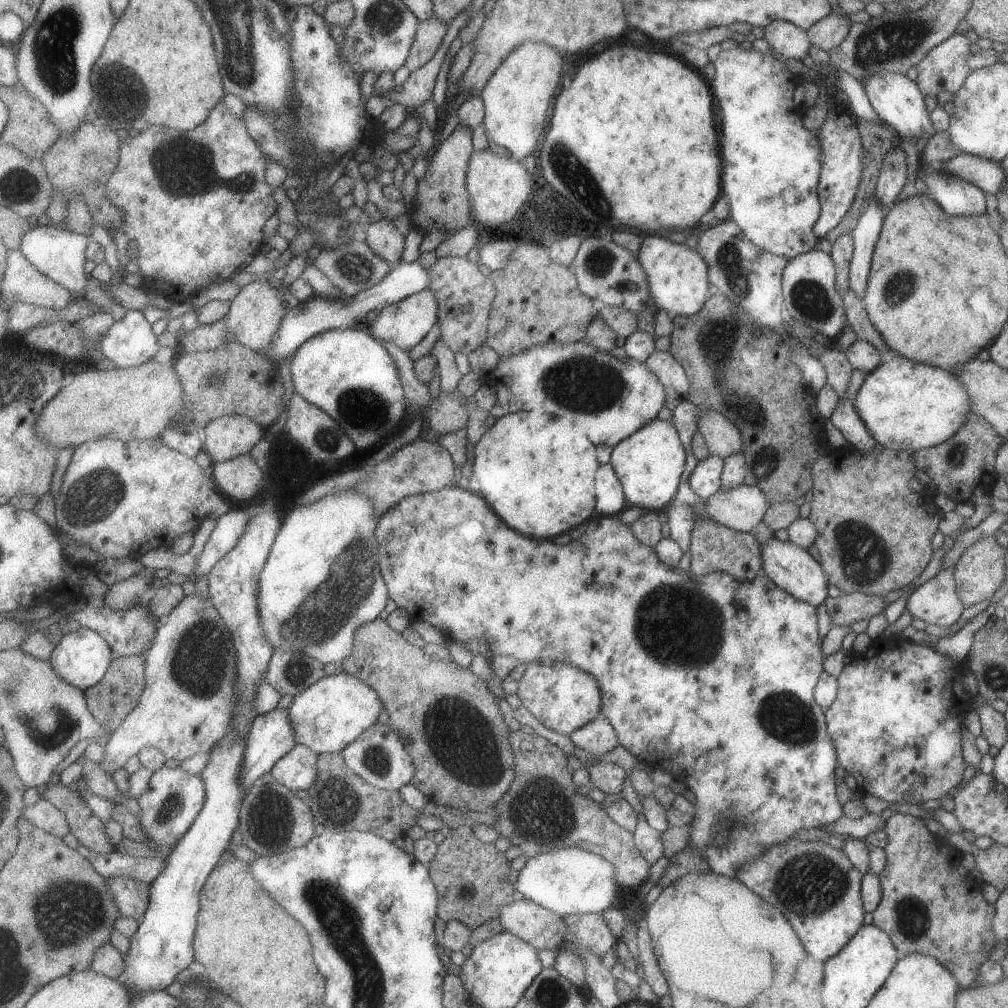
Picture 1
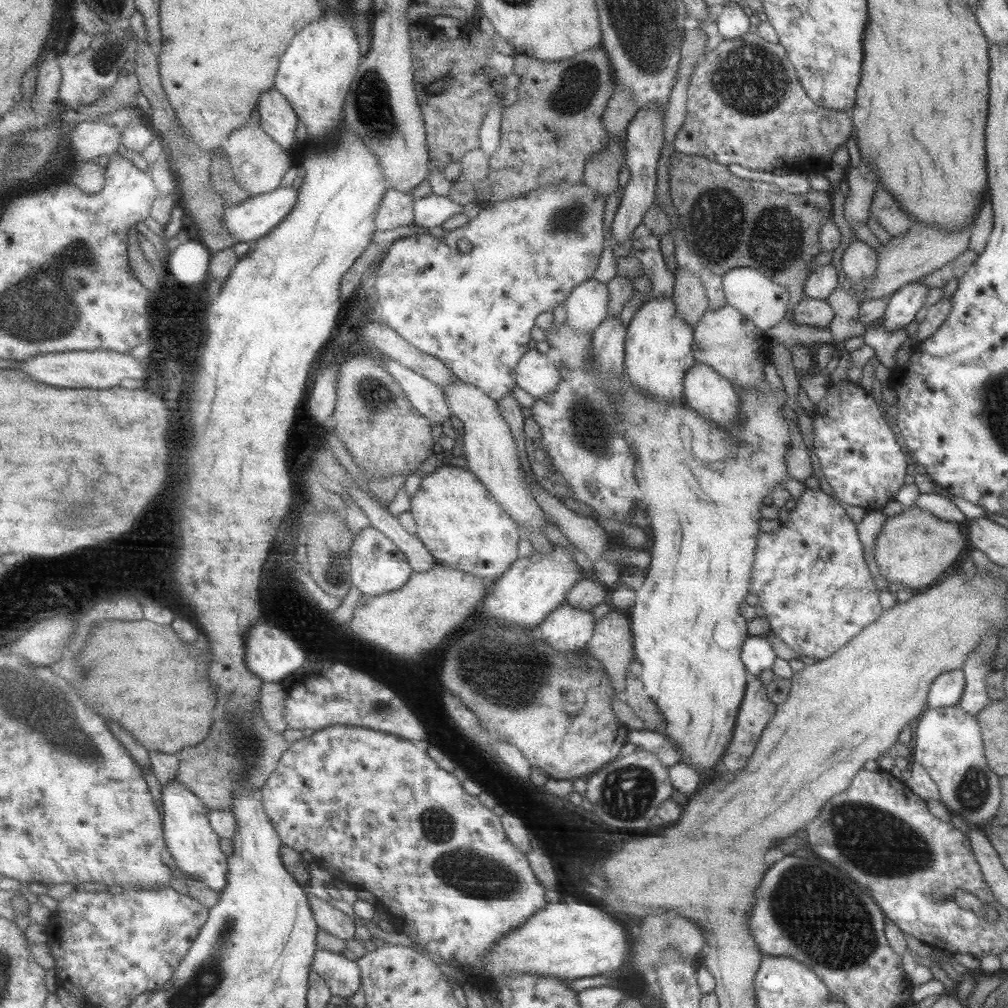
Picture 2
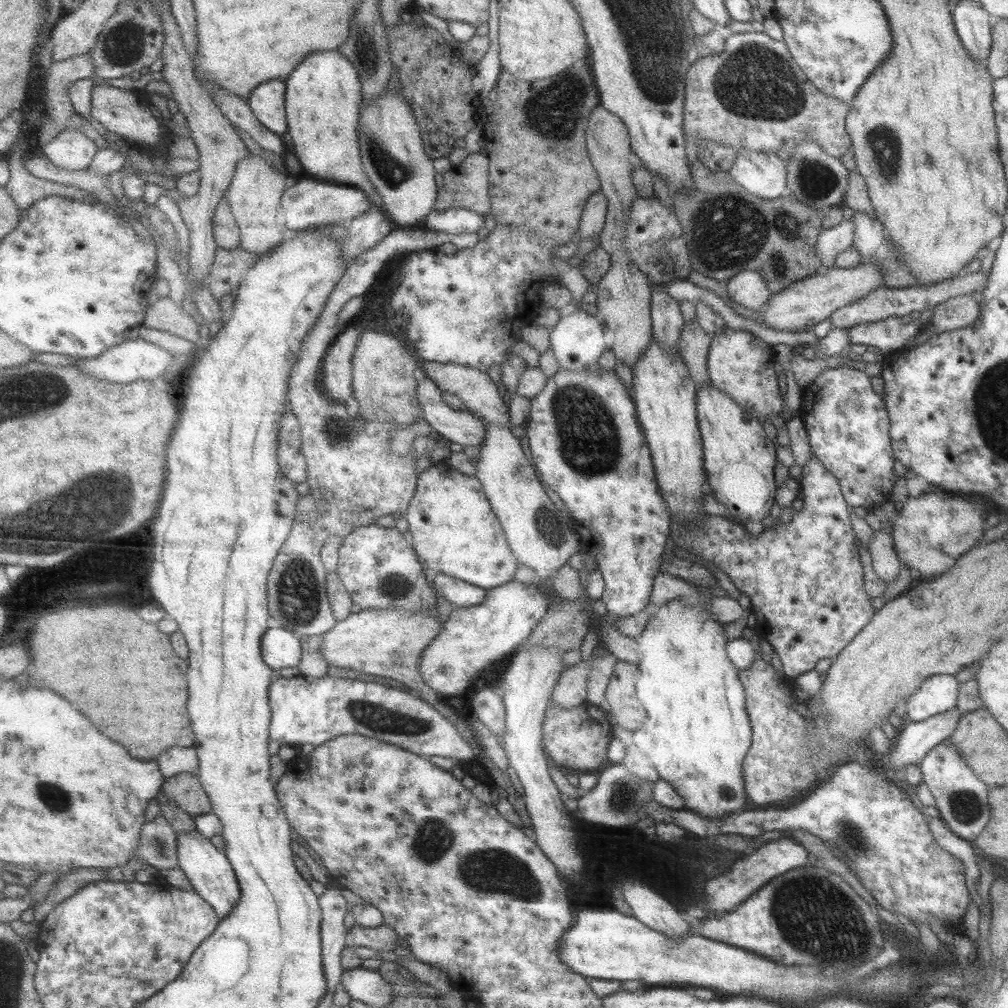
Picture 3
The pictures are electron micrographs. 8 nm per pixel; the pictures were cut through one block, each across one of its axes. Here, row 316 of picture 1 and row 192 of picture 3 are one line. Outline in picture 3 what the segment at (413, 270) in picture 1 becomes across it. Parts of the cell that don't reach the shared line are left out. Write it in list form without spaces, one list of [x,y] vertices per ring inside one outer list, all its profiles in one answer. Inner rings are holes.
[[[298,176],[295,184],[287,188],[284,192],[281,201],[280,214],[287,230],[291,234],[296,231],[316,227],[317,225],[338,225],[339,222],[343,222],[343,220],[353,220],[356,216],[363,214],[363,211],[370,209],[372,206],[373,204],[367,199],[365,191],[361,190],[358,186],[338,184],[337,182],[330,182],[324,179],[315,180],[315,177],[313,176],[311,176],[311,178],[305,176],[303,180],[299,180]]]

